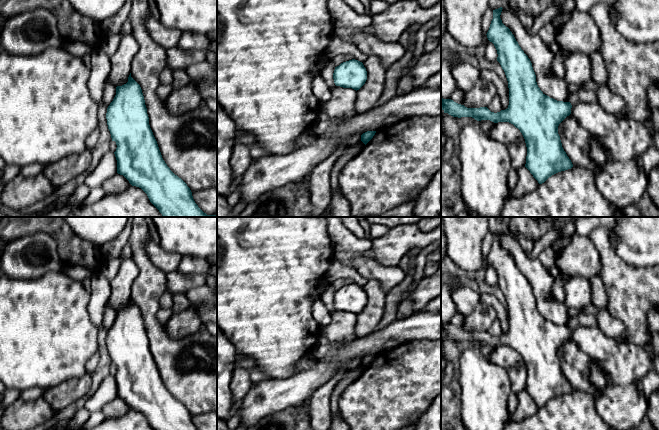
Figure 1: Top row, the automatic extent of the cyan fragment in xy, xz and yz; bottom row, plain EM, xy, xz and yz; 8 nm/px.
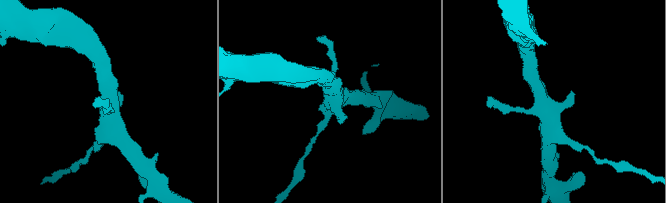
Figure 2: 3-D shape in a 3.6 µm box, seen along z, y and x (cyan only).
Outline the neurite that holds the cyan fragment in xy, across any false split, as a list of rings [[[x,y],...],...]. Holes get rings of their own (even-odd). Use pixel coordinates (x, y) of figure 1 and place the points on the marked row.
[[[131,73],[126,84],[116,87],[116,95],[107,108],[106,119],[112,141],[117,145],[114,152],[117,173],[123,175],[132,186],[141,188],[163,217],[217,217],[207,215],[198,207],[190,188],[163,160],[149,125],[142,89]]]

